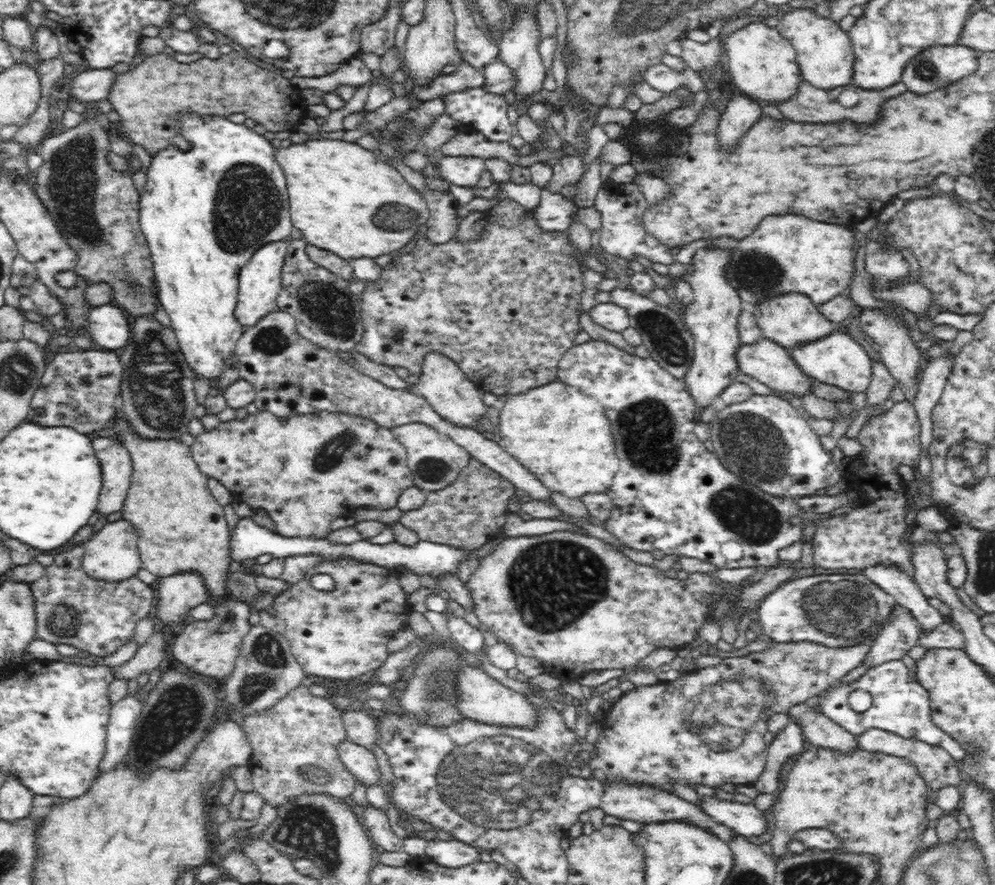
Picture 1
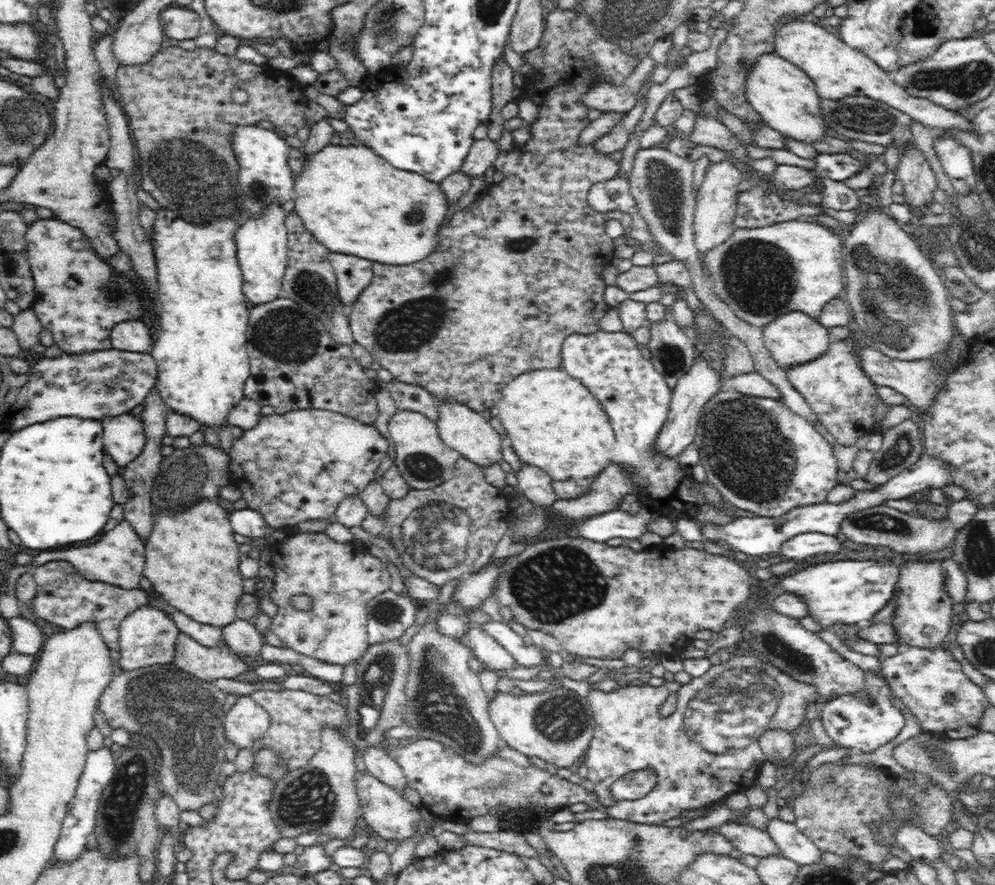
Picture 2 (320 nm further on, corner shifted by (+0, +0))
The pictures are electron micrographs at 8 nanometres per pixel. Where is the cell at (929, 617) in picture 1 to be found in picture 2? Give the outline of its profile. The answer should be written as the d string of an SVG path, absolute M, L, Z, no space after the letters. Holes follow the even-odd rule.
M804 532L786 539L779 555L785 559L799 561L816 554L836 554L842 552L842 538L827 536L818 532Z

